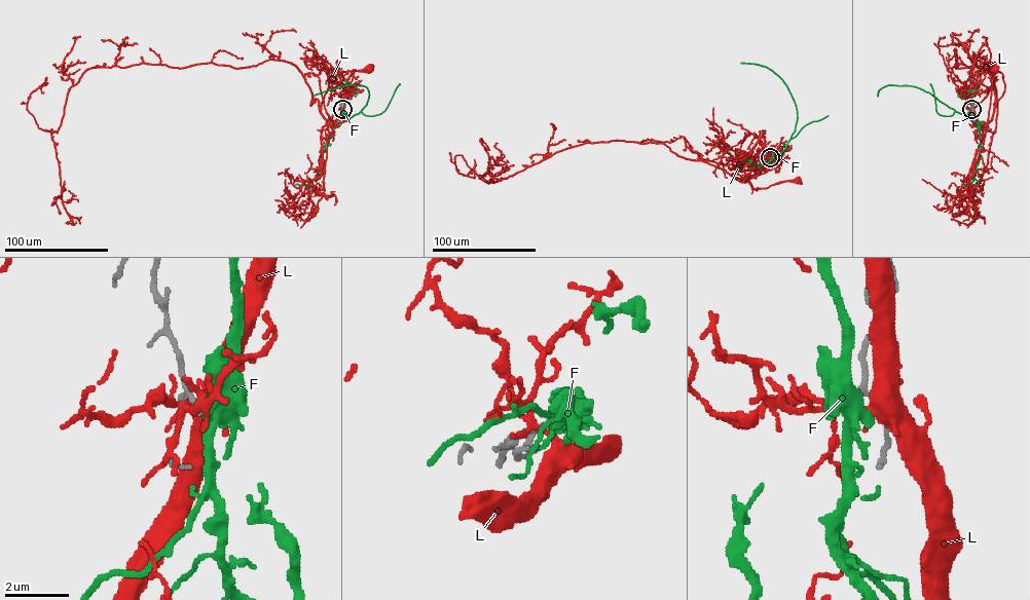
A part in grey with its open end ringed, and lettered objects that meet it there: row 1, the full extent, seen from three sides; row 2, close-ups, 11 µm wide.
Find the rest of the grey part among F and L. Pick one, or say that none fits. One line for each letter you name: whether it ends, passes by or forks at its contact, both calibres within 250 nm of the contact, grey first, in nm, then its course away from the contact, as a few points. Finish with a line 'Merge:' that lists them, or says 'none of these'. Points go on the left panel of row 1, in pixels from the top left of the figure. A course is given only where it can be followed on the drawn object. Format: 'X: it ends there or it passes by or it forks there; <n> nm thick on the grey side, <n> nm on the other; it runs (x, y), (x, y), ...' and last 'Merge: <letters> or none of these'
F: it forks there; 130 nm thick on the grey side, 400 nm on the other; it runs (342, 109), (346, 120), (360, 112), (368, 98), (366, 87), (346, 85), (313, 96)
Merge: F

